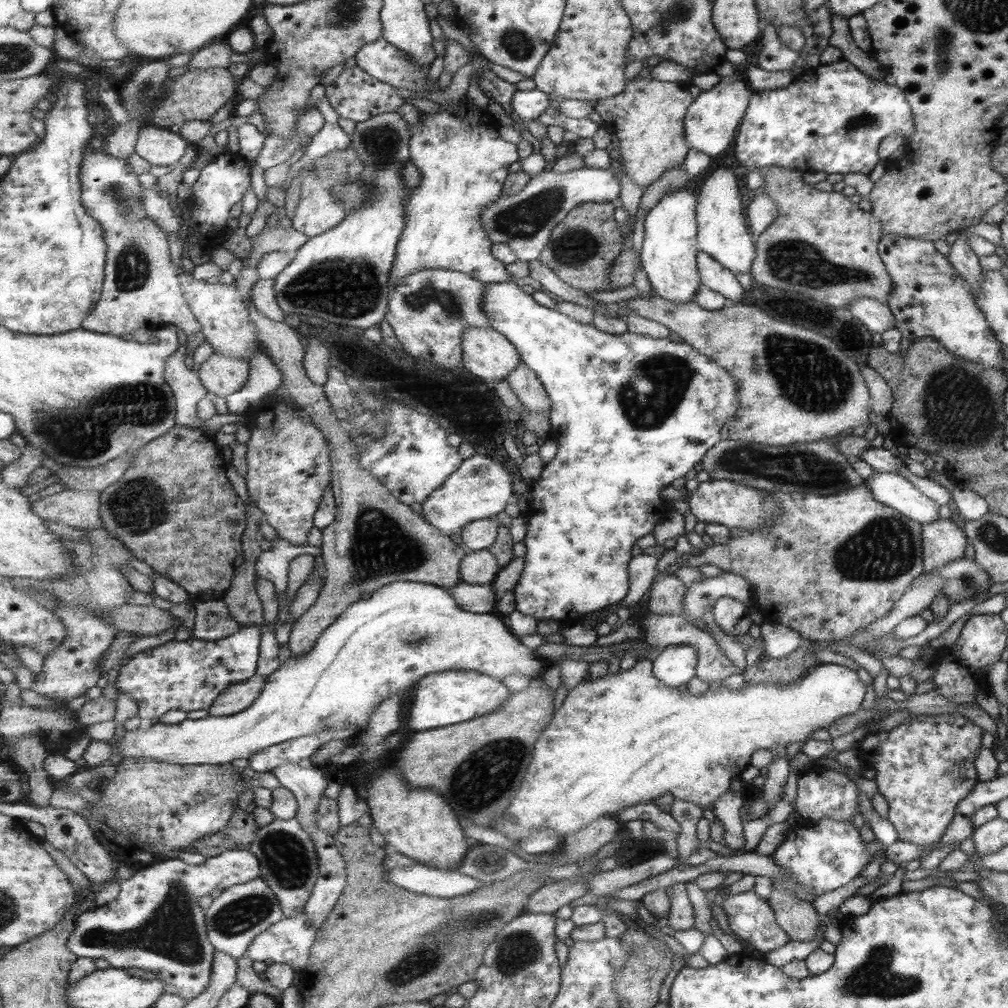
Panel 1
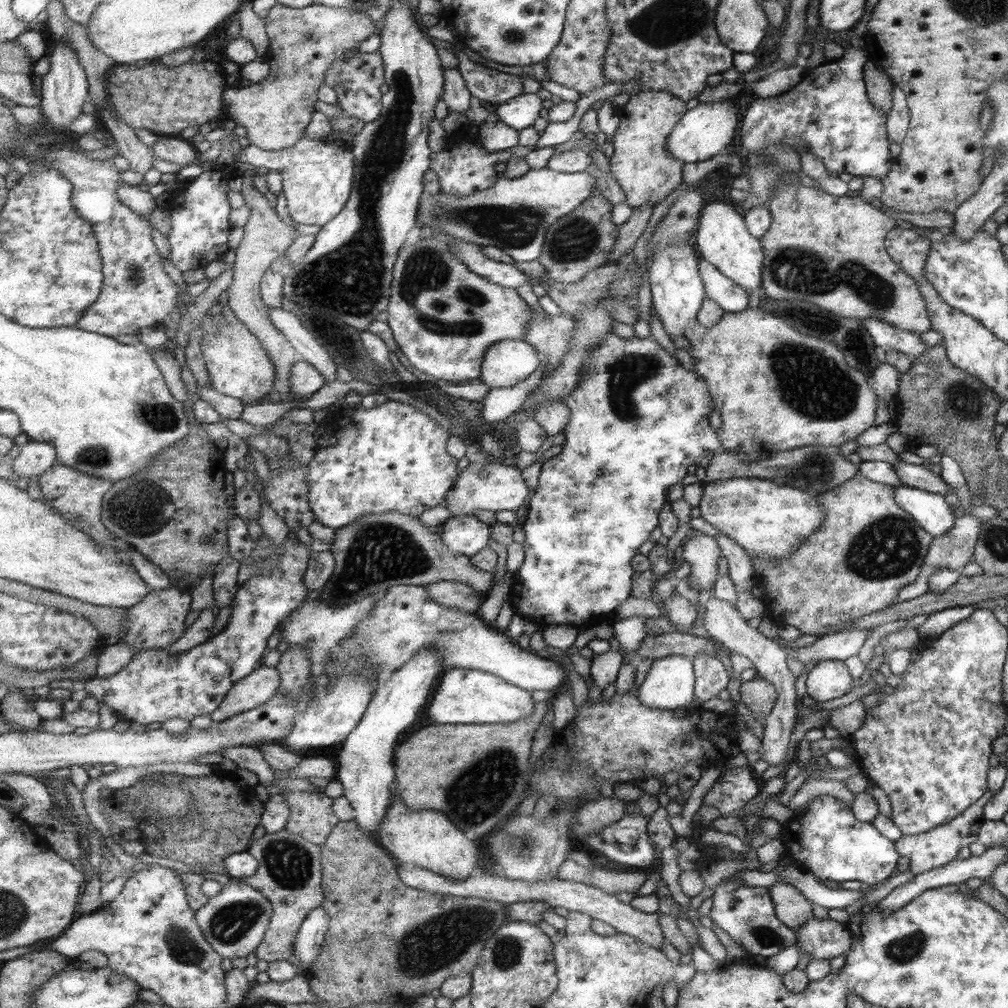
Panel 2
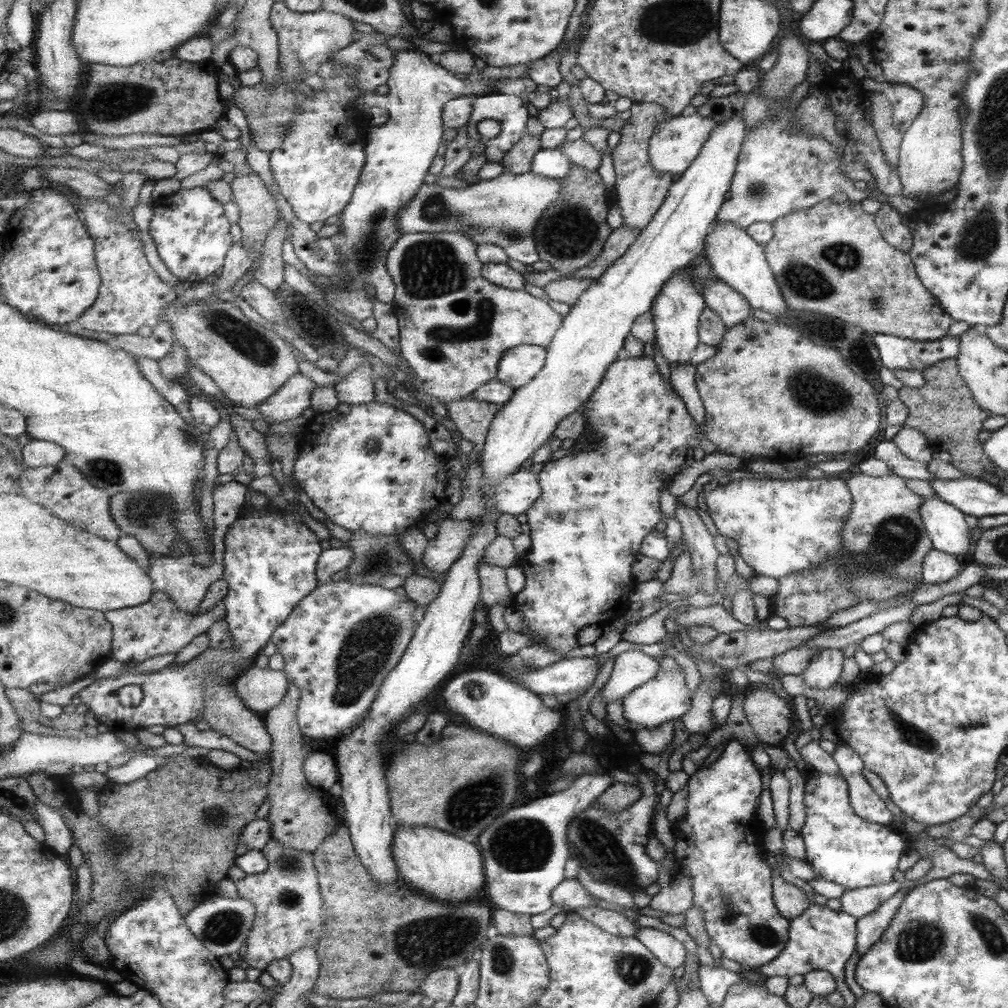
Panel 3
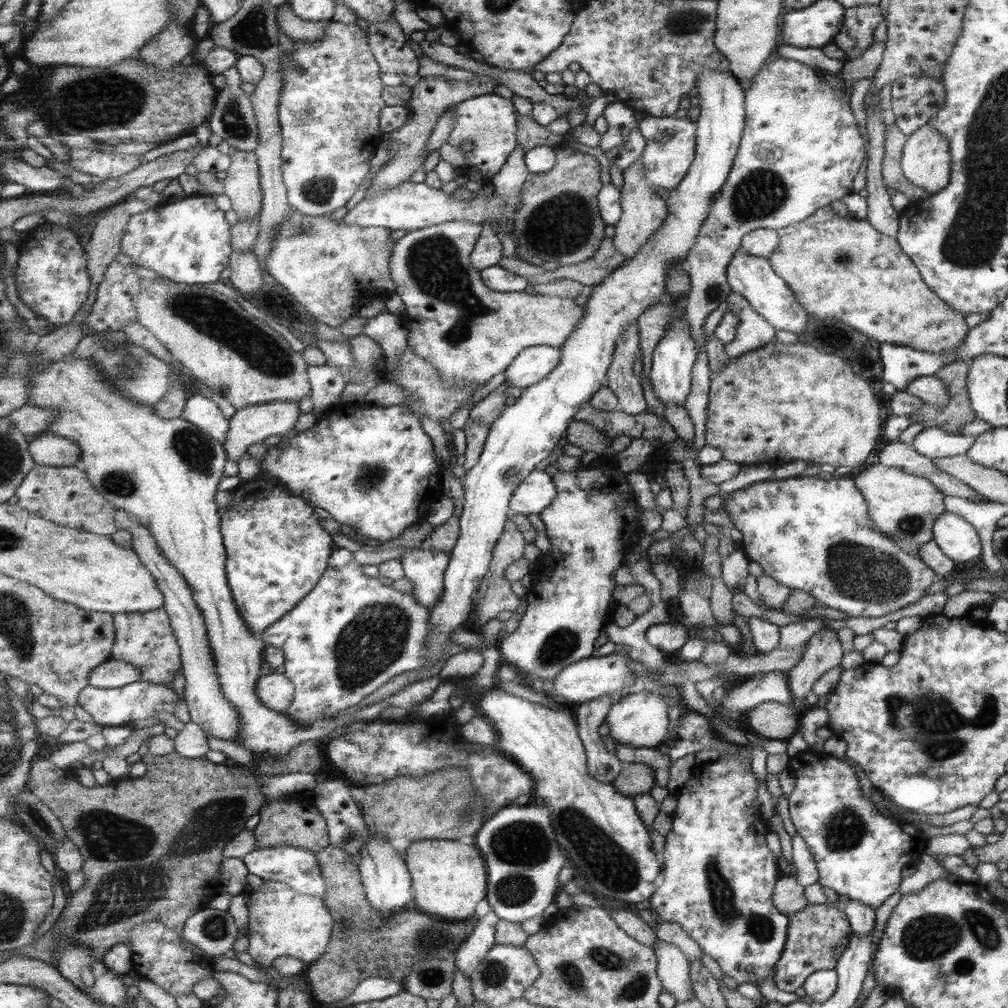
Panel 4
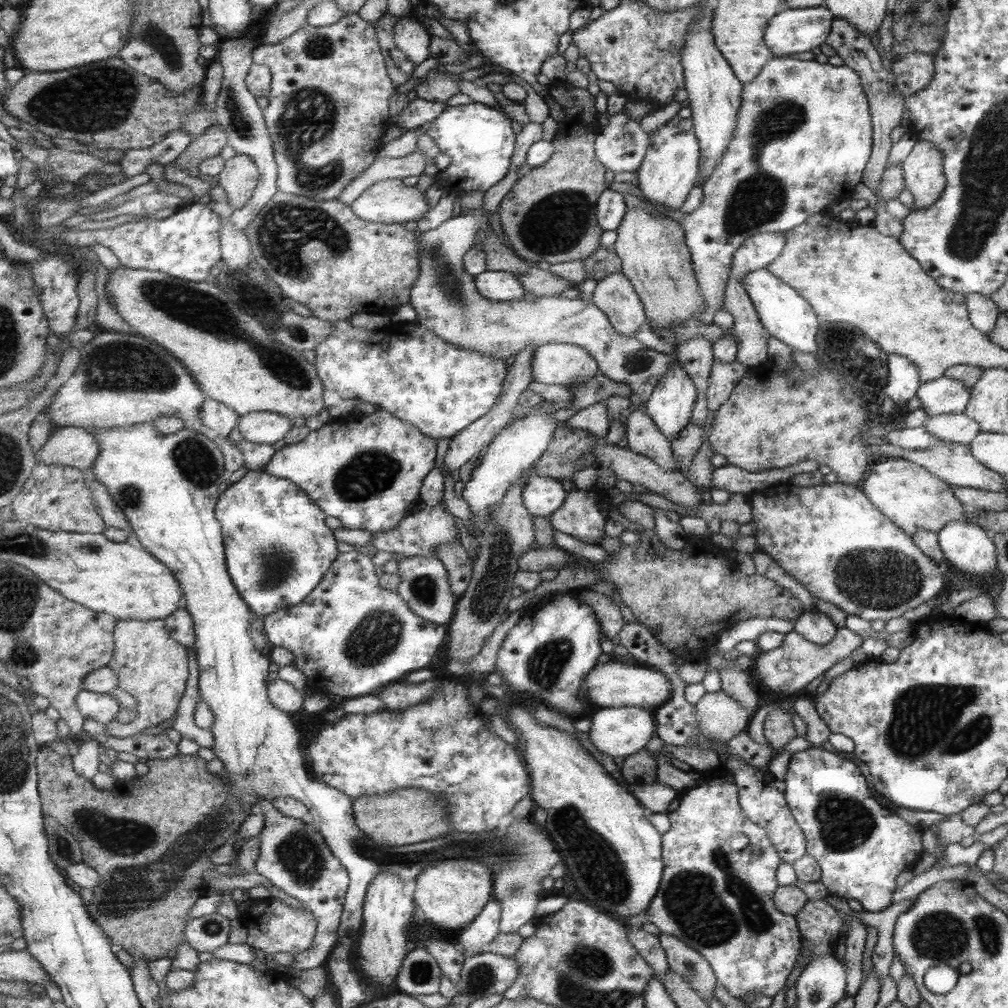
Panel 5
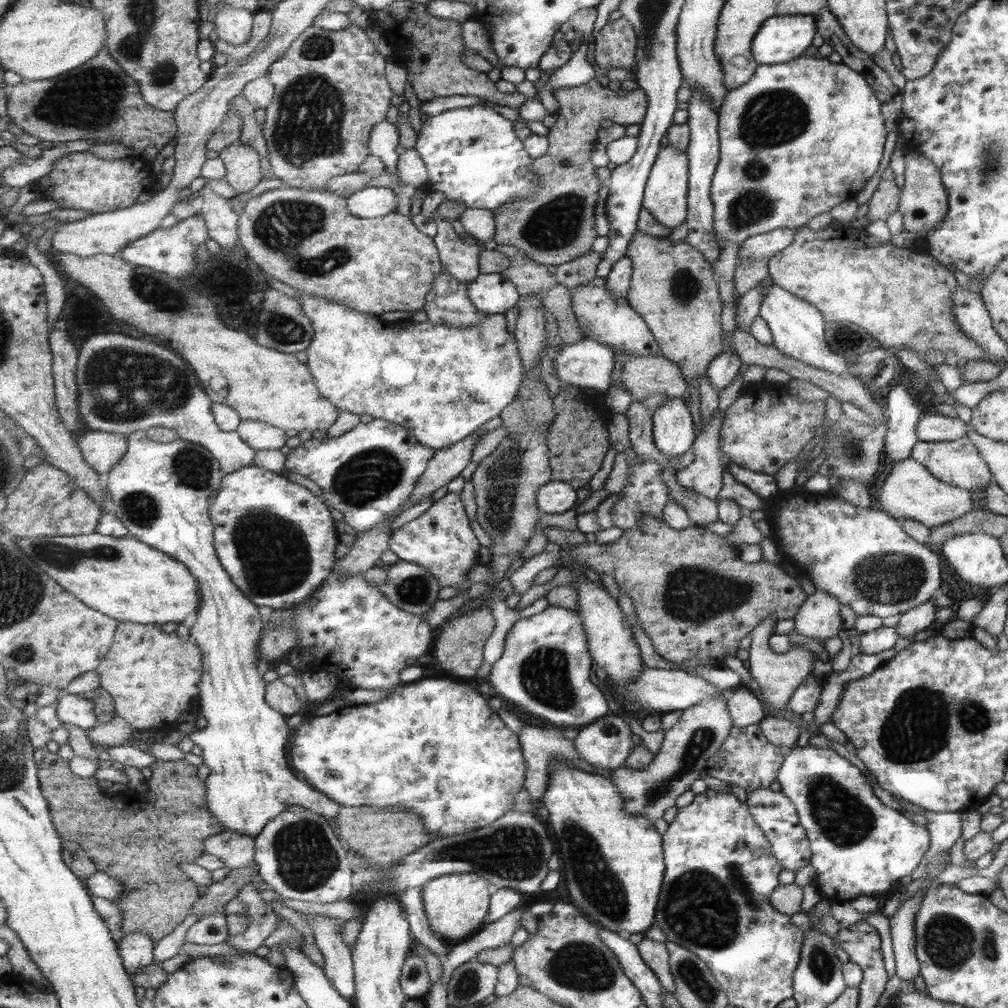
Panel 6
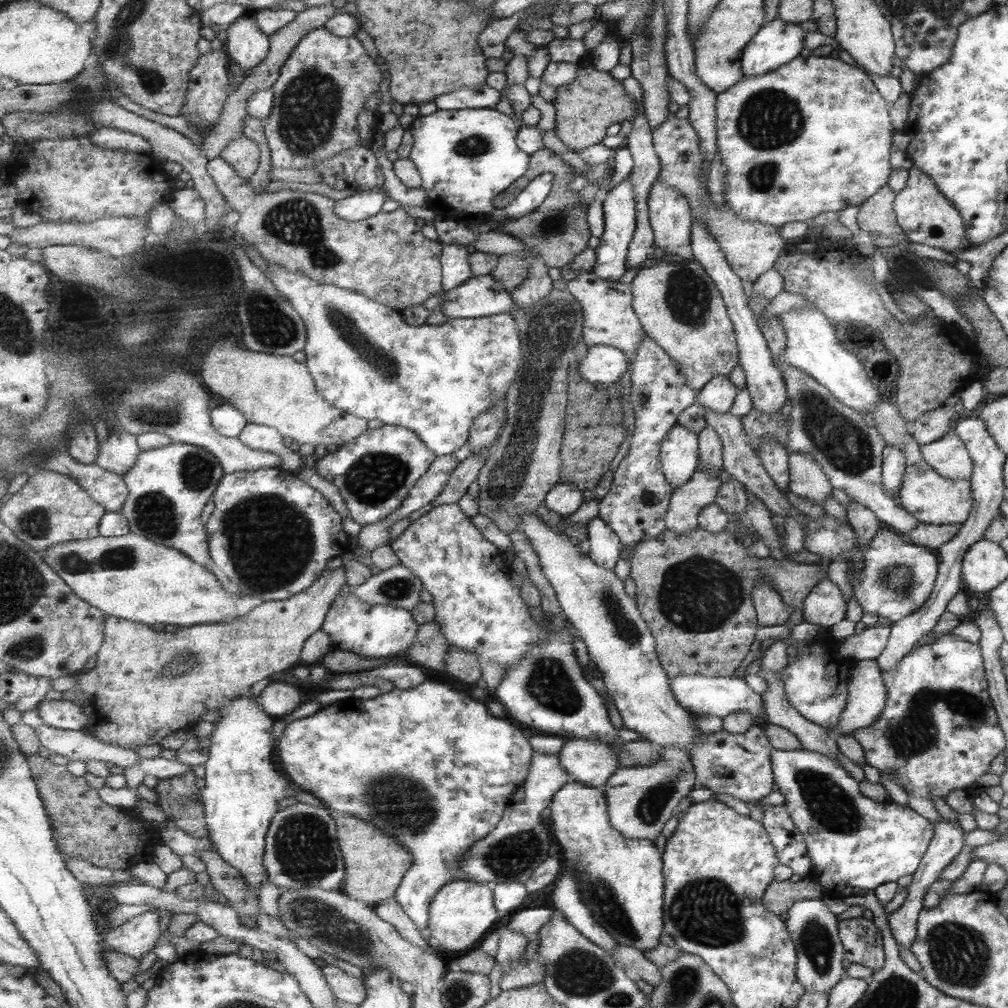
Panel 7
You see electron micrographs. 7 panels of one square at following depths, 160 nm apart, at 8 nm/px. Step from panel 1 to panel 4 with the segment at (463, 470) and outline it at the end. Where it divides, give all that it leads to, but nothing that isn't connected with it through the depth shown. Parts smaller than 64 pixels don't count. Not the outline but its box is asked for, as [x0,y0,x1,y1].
[510,469,558,514]

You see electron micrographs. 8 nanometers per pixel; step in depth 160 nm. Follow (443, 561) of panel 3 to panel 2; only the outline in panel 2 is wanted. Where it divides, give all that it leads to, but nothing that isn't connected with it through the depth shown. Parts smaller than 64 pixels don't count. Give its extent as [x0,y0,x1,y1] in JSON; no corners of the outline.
[444,515,492,556]

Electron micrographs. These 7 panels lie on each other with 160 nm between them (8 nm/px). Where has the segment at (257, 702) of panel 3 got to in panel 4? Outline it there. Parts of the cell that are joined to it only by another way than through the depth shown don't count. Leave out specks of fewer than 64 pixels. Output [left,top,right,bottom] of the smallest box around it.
[256,671,295,713]

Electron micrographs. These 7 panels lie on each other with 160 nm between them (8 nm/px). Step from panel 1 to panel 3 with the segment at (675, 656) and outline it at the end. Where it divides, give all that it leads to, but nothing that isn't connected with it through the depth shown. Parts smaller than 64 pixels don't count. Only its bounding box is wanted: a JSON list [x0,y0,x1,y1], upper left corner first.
[623,658,693,728]

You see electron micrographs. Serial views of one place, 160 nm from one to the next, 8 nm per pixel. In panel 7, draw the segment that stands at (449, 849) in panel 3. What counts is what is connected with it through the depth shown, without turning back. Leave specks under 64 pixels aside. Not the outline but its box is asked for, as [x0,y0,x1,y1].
[428,880,500,957]

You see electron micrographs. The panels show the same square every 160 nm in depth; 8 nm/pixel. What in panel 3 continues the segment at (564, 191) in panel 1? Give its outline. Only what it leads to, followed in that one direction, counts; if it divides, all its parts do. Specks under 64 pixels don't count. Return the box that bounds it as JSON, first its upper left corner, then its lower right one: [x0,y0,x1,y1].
[400,173,562,266]

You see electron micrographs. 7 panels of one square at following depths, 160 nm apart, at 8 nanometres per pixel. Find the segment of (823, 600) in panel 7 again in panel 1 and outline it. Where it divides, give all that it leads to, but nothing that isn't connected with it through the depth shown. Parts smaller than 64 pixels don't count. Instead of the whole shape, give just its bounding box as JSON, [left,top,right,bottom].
[489,658,865,841]

